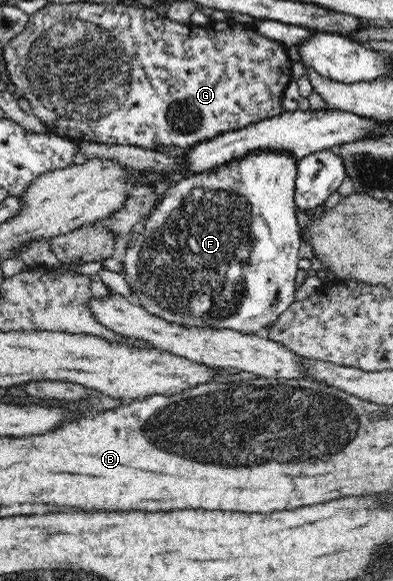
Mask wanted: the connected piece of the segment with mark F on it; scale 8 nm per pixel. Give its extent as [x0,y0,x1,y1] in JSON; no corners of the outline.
[122,151,302,334]

